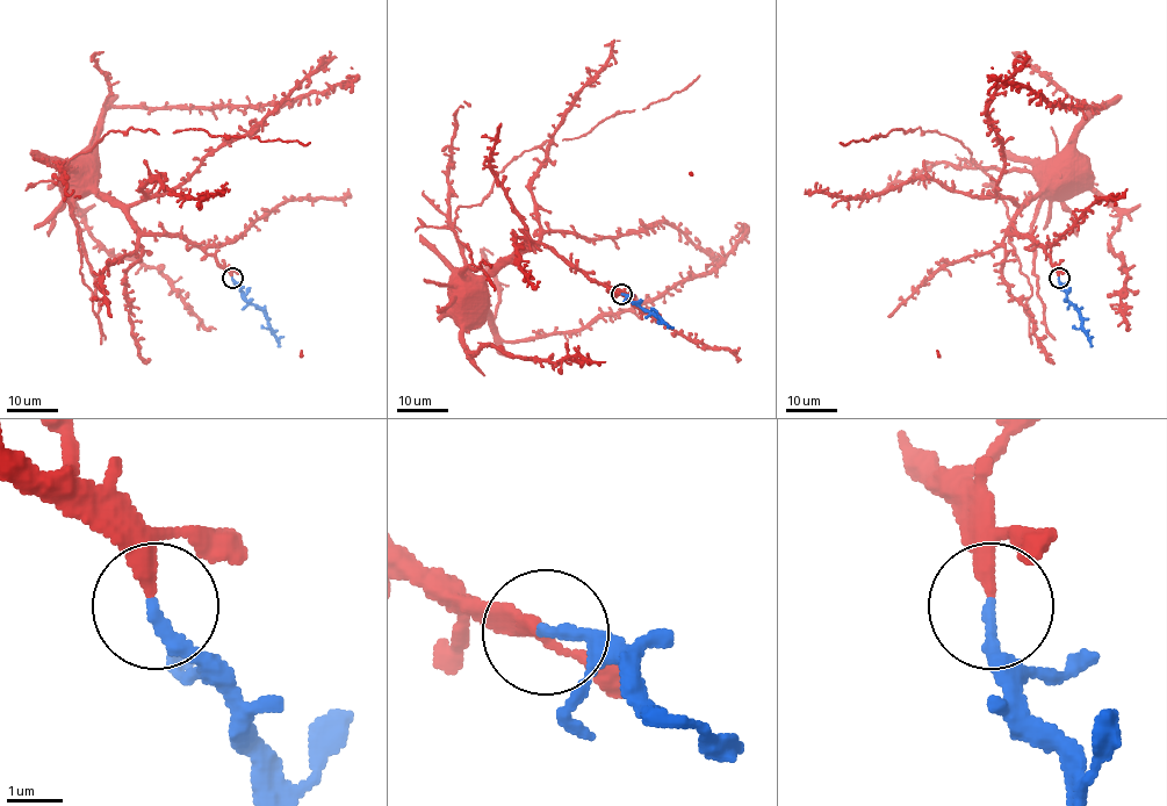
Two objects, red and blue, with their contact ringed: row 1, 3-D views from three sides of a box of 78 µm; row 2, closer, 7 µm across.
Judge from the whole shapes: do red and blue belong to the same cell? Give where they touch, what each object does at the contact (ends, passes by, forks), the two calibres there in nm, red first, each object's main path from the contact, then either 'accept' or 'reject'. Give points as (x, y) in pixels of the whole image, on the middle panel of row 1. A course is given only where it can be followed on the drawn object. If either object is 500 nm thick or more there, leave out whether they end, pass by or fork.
(621, 294) | red passes by | blue ends | 220/240 nm | red via (620, 294), (591, 280), (549, 247), (533, 243), (519, 247), (478, 285), (467, 281) | blue via (622, 294), (667, 326) | accept

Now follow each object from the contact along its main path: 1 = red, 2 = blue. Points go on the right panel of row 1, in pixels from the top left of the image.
1: (1059, 278), (1051, 258), (1035, 242), (1028, 236), (1008, 234), (1011, 218), (1049, 187), (1046, 179)
2: (1059, 278), (1065, 296), (1079, 312), (1092, 347)

